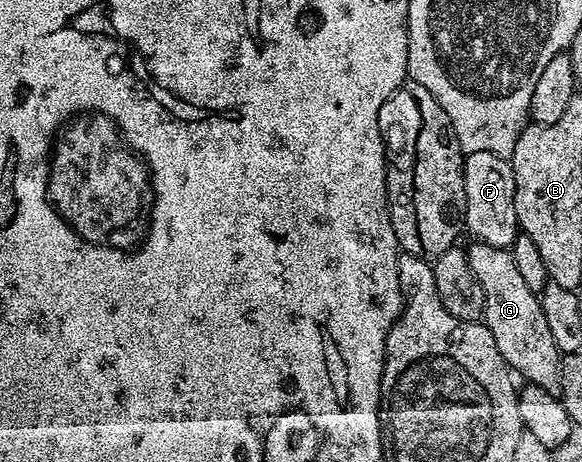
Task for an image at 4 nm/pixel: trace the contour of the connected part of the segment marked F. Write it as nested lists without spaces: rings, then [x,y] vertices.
[[[469,152],[464,158],[464,223],[468,232],[481,244],[511,249],[518,231],[514,210],[514,178],[511,163],[493,152]]]

